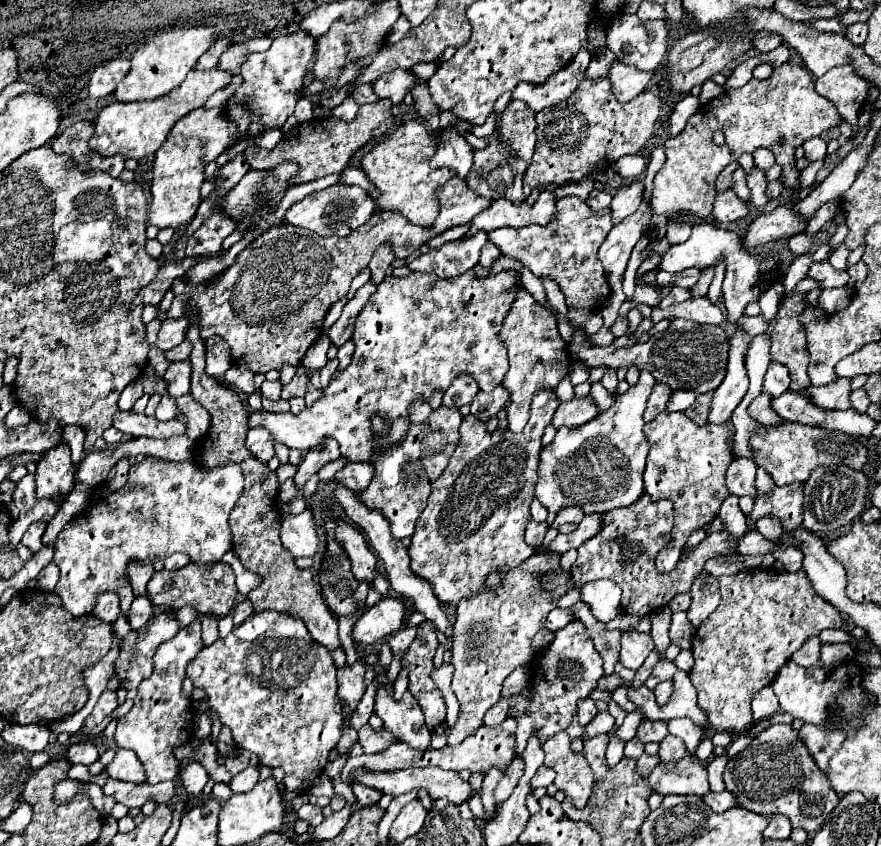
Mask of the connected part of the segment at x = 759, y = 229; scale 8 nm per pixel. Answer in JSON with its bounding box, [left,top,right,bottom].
[744,205,808,249]

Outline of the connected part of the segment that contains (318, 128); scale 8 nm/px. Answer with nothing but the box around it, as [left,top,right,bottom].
[244,99,394,183]

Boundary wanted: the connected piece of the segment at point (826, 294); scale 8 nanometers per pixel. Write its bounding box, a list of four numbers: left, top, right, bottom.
[820,287,852,315]

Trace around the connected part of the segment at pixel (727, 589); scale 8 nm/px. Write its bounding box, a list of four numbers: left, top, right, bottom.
[688,569,842,733]

